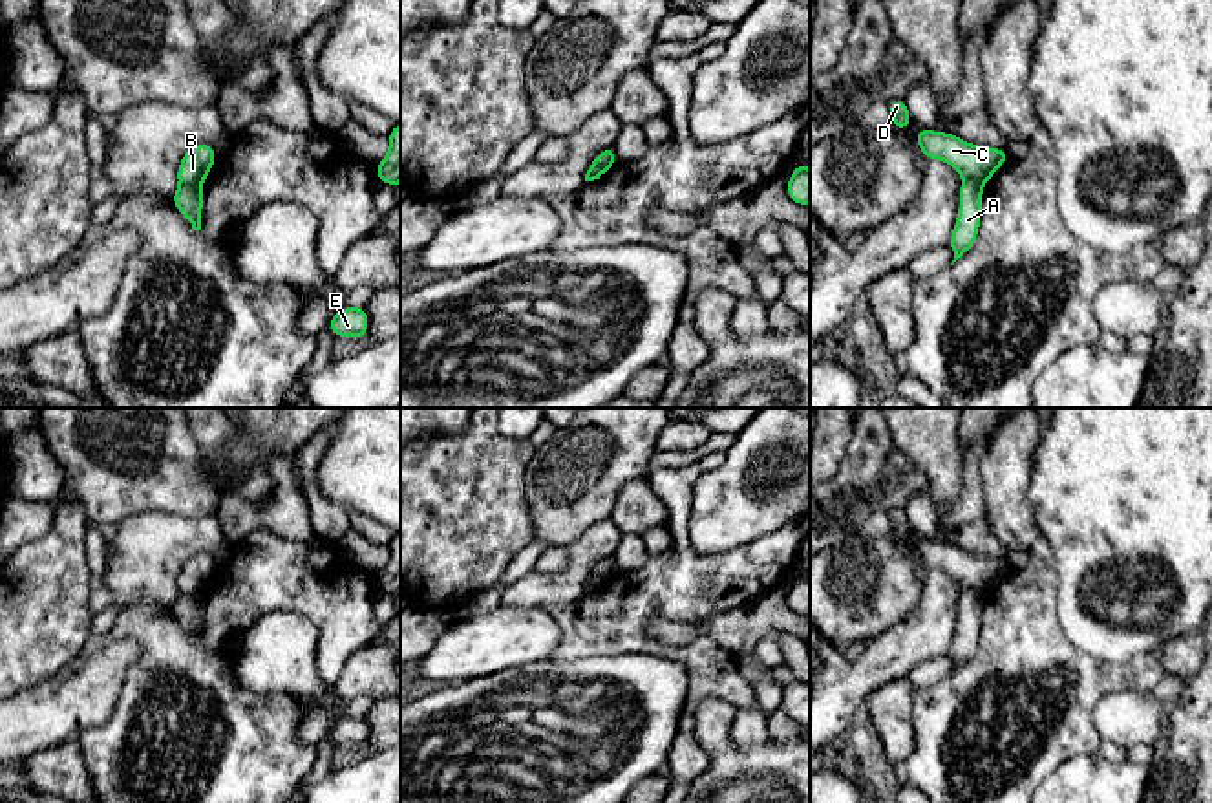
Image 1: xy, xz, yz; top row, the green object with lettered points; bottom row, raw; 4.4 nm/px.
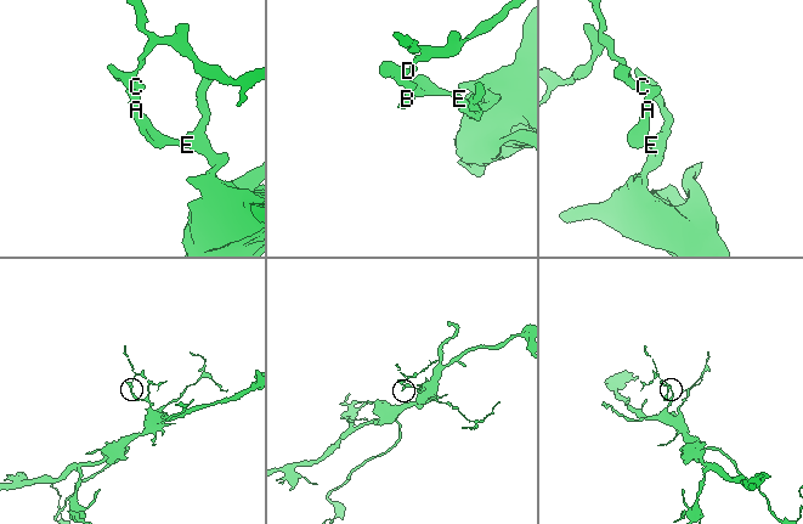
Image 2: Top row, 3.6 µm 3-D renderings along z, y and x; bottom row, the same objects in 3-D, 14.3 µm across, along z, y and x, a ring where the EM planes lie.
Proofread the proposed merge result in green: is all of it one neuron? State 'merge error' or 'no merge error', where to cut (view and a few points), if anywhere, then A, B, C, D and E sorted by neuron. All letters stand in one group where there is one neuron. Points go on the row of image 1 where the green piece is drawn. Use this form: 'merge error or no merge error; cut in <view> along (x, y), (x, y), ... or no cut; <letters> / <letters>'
merge error; cut in xy along (180, 183), (200, 185); A E / B C D

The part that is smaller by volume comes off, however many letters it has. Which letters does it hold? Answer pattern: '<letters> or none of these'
B, C, D

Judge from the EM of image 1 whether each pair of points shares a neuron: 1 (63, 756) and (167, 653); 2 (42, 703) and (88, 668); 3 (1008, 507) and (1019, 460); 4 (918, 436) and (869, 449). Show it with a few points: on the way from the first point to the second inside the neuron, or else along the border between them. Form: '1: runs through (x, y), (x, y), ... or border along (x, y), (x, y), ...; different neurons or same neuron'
1: border along (75, 739), (94, 781); different neurons
2: runs through (53, 703), (77, 679); same neuron
3: runs through (1008, 496), (1008, 471); same neuron
4: border along (887, 427), (894, 445); different neurons

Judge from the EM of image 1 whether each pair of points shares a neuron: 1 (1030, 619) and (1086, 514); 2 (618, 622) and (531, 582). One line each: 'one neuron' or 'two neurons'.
1: two neurons
2: two neurons

